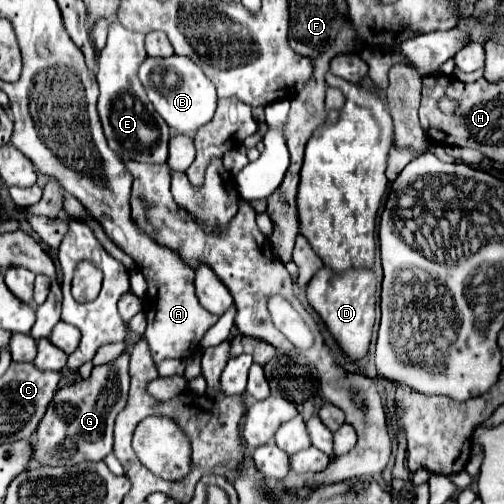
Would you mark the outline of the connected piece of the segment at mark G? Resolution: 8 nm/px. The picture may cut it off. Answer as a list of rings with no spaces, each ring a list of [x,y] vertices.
[[[130,351],[116,361],[92,369],[86,381],[66,385],[56,391],[32,439],[32,459],[36,467],[70,467],[82,461],[100,461],[112,451],[114,419],[128,401],[128,361]]]

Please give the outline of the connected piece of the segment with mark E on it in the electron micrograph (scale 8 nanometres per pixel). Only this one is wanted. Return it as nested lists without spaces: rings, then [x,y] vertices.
[[[112,21],[108,31],[108,43],[100,51],[98,59],[98,113],[110,149],[122,159],[134,159],[142,163],[166,163],[170,139],[168,125],[154,111],[146,97],[146,91],[142,89],[142,83],[136,77],[136,71],[144,59],[144,35],[124,29],[118,21]]]

